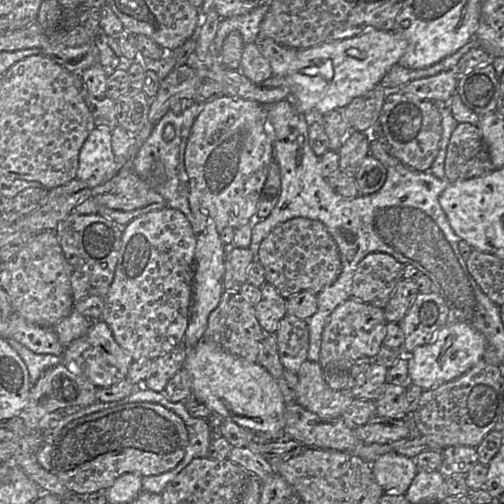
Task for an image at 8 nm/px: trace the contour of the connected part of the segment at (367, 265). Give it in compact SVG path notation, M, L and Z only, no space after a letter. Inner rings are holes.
M387 253L367 254L353 275L351 297L384 308L397 283L403 279L403 266Z

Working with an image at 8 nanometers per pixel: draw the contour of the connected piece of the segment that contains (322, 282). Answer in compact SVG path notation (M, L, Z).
M304 217L292 218L274 228L255 248L255 259L265 270L266 282L272 284L285 299L304 290L318 294L341 273L341 259L333 237L322 222Z

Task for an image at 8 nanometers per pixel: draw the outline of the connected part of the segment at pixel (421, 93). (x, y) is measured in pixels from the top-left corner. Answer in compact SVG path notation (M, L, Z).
M449 70L427 78L413 79L402 86L399 92L413 94L437 104L445 104L456 92L459 75L456 70Z

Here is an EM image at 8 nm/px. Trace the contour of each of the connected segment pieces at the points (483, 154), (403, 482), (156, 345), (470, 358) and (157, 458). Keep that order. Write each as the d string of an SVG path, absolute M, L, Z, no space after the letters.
M469 123L457 124L444 162L444 173L448 181L467 180L494 169L479 128Z
M396 453L384 454L371 465L374 481L388 494L405 495L420 470L414 459Z
M170 207L139 216L122 228L119 258L100 319L109 326L115 341L133 360L154 360L184 345L192 302L196 243L197 235L187 217Z
M464 321L447 323L431 342L415 348L408 354L409 382L424 391L437 388L460 377L475 366L483 359L487 346L485 336L469 323Z
M158 403L117 405L67 423L54 441L51 470L80 496L104 491L126 473L142 477L165 473L183 459L188 445L184 421Z

